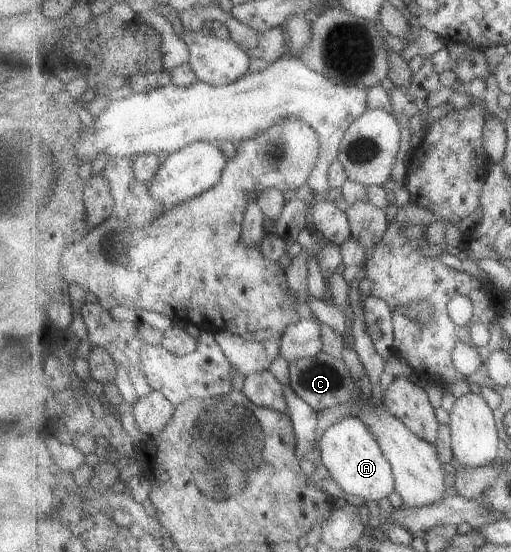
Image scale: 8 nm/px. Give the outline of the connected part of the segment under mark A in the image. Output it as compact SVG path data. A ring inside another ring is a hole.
M358 415L329 426L322 433L317 449L317 456L328 470L329 477L339 483L345 493L366 501L381 501L395 491L394 468L387 461L375 434Z

